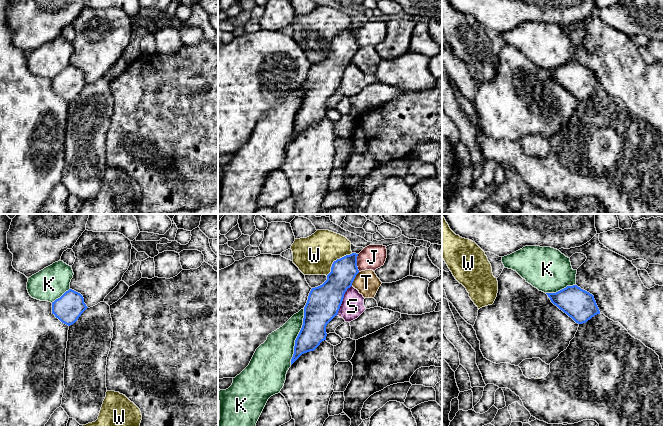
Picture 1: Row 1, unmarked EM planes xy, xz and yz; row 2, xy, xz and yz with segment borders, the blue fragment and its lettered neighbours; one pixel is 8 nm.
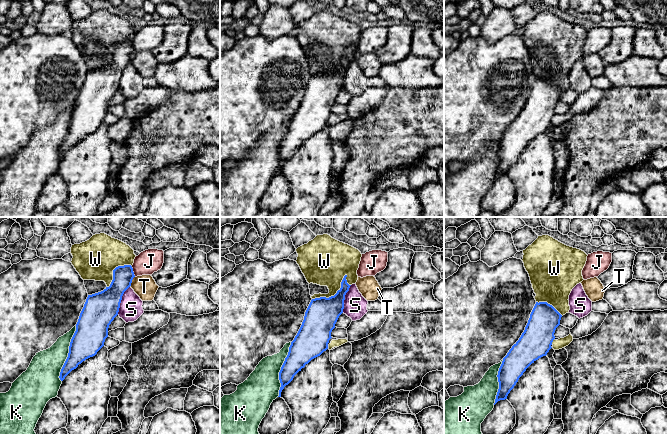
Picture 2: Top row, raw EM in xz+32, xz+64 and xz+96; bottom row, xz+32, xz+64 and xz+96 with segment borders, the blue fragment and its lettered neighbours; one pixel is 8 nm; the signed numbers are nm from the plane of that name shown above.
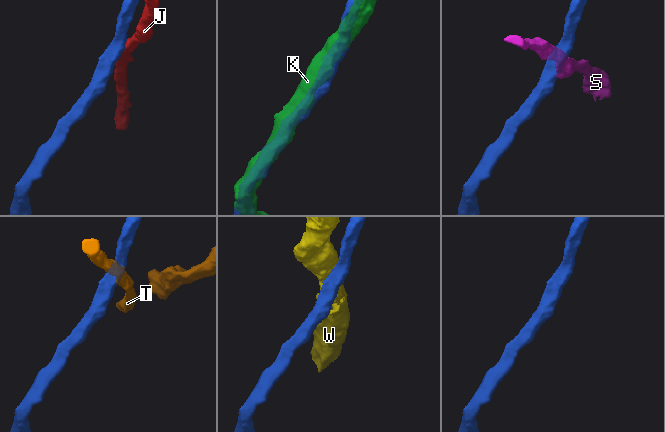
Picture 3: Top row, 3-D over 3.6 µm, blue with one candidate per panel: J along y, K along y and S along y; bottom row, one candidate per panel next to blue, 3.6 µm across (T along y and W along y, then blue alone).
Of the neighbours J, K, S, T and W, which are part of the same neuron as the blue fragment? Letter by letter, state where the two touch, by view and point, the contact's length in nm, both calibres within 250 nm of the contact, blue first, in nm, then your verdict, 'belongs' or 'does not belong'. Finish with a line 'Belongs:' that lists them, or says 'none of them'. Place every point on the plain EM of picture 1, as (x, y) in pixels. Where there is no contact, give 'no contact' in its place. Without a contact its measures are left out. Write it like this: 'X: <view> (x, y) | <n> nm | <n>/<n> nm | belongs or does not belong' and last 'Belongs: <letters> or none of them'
J: xz (356, 39) | 140 nm | 200/200 nm | does not belong
K: xz (297, 112) | 460 nm | 220/280 nm | belongs
S: xz (342, 76) | 280 nm | 260/180 nm | does not belong
T: xz (354, 54) | 130 nm | 220/190 nm | does not belong
W: xz (337, 35) | 280 nm | 200/320 nm | does not belong
Belongs: K

